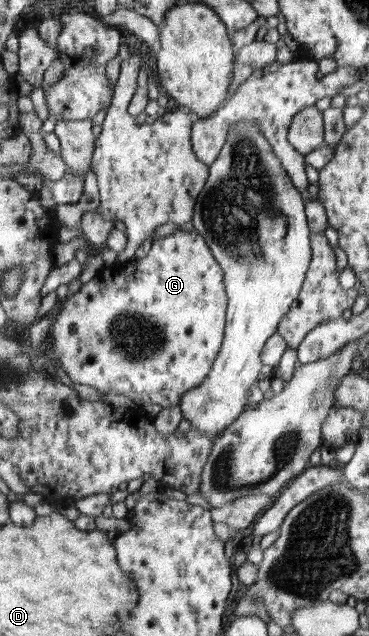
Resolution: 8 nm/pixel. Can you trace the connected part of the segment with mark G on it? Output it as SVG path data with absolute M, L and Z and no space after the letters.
M176 230L170 235L153 240L151 249L145 257L135 258L127 265L121 265L118 261L110 266L104 264L92 280L81 285L76 294L69 293L63 305L58 306L59 311L49 331L54 357L58 359L62 371L70 377L74 384L91 385L100 392L126 395L139 408L149 403L156 403L163 408L179 405L183 395L200 386L213 369L215 359L218 357L226 338L228 298L225 271L215 258L204 236L196 231Z

